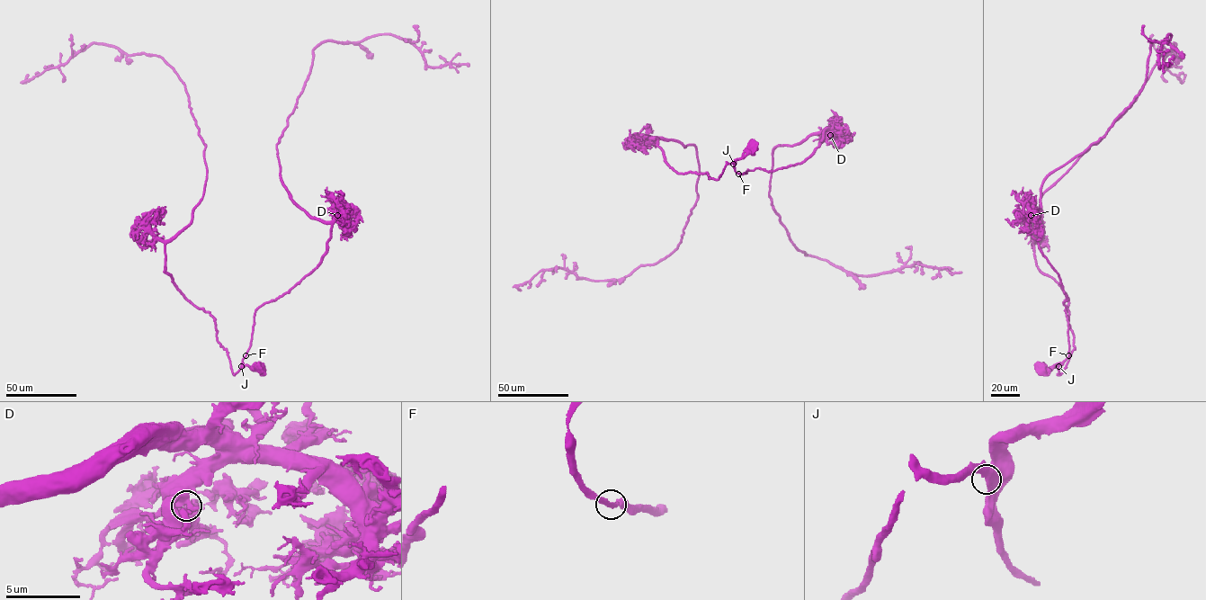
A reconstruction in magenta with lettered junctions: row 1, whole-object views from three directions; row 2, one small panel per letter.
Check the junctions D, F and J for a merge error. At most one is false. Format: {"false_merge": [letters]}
{"false_merge": []}

